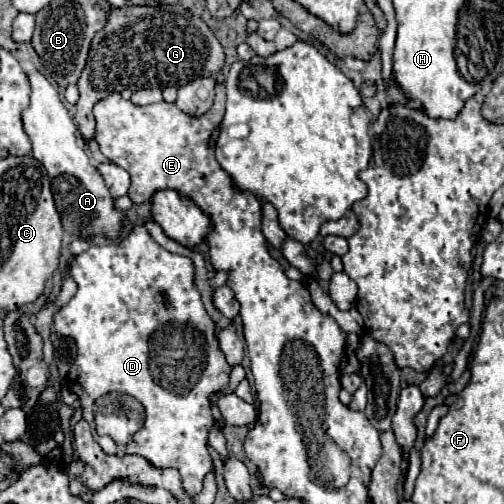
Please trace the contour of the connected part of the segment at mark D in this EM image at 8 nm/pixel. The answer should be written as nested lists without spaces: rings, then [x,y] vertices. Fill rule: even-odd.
[[[134,226],[132,232],[128,234],[126,240],[122,240],[120,244],[108,244],[108,246],[90,246],[86,252],[74,256],[70,262],[68,262],[68,274],[74,278],[74,282],[78,284],[78,290],[76,294],[70,298],[70,302],[66,302],[56,314],[54,314],[54,328],[58,334],[62,336],[68,336],[76,342],[76,348],[78,348],[78,356],[74,360],[74,366],[70,370],[72,374],[72,382],[68,384],[70,390],[80,398],[80,404],[82,404],[82,412],[84,412],[84,420],[94,426],[94,414],[92,414],[92,406],[96,402],[96,398],[100,398],[102,394],[108,394],[108,392],[120,392],[120,394],[128,394],[128,396],[134,396],[146,410],[146,422],[144,426],[140,428],[140,432],[134,434],[134,438],[128,442],[128,444],[116,444],[112,442],[112,438],[108,436],[98,436],[94,432],[94,438],[96,442],[102,446],[104,452],[108,454],[138,454],[138,456],[144,456],[152,466],[156,468],[176,468],[182,476],[182,488],[188,496],[196,496],[200,490],[202,490],[202,480],[208,472],[212,472],[212,456],[208,452],[208,434],[210,434],[210,428],[214,424],[214,418],[212,418],[212,412],[210,412],[210,394],[214,392],[220,392],[220,390],[226,390],[228,388],[228,378],[230,378],[230,366],[220,350],[220,344],[218,344],[218,338],[216,338],[216,330],[214,330],[214,322],[210,320],[210,316],[206,314],[204,310],[204,304],[200,300],[200,294],[194,286],[194,264],[188,256],[178,256],[178,254],[172,254],[168,250],[164,250],[160,244],[156,244],[152,240],[152,236],[146,232],[144,226]]]

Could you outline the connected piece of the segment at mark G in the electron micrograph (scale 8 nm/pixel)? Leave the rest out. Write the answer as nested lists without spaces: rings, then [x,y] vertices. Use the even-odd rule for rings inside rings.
[[[180,4],[174,6],[156,6],[156,8],[148,8],[148,6],[122,6],[122,8],[110,8],[108,12],[108,22],[102,30],[98,30],[92,38],[90,44],[90,52],[88,52],[88,60],[86,66],[80,74],[78,80],[78,92],[80,98],[76,102],[76,126],[82,134],[82,138],[92,138],[94,136],[94,116],[92,116],[92,108],[94,104],[104,98],[104,94],[110,92],[122,92],[122,90],[142,90],[142,88],[166,88],[168,84],[172,84],[174,88],[182,86],[184,82],[190,82],[196,76],[218,76],[218,72],[224,66],[224,50],[220,46],[220,42],[216,40],[216,36],[210,32],[210,28],[206,26],[206,22],[194,14],[190,14],[186,8],[182,8]]]

